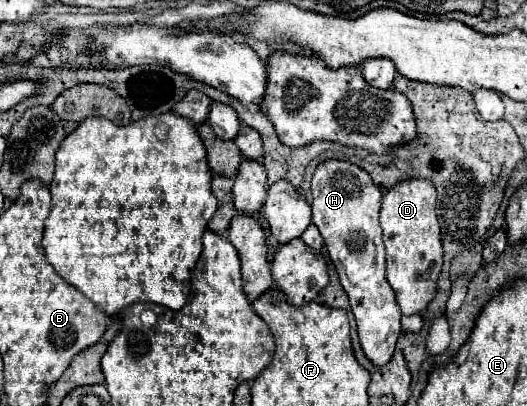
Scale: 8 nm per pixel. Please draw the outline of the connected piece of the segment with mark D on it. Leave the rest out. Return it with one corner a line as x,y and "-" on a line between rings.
404,180
384,192
380,226
386,246
386,278
396,292
404,316
422,314
438,294
438,276
444,264
440,226
436,218
436,190
430,180

